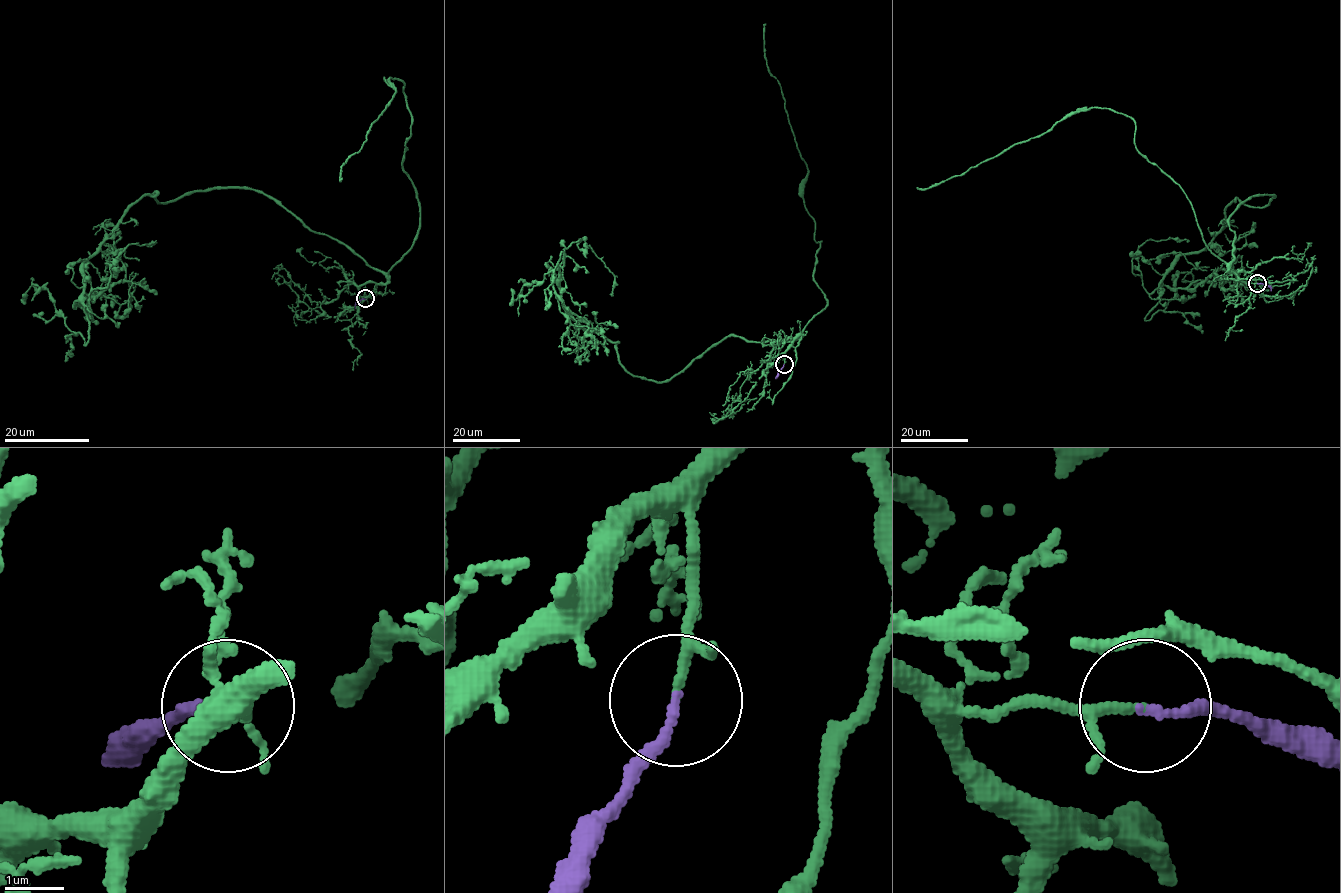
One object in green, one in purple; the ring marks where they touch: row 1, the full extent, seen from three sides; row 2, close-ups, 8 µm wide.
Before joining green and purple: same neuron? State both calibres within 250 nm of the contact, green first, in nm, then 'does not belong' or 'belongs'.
calibres 110 and 160 nm; belongs

